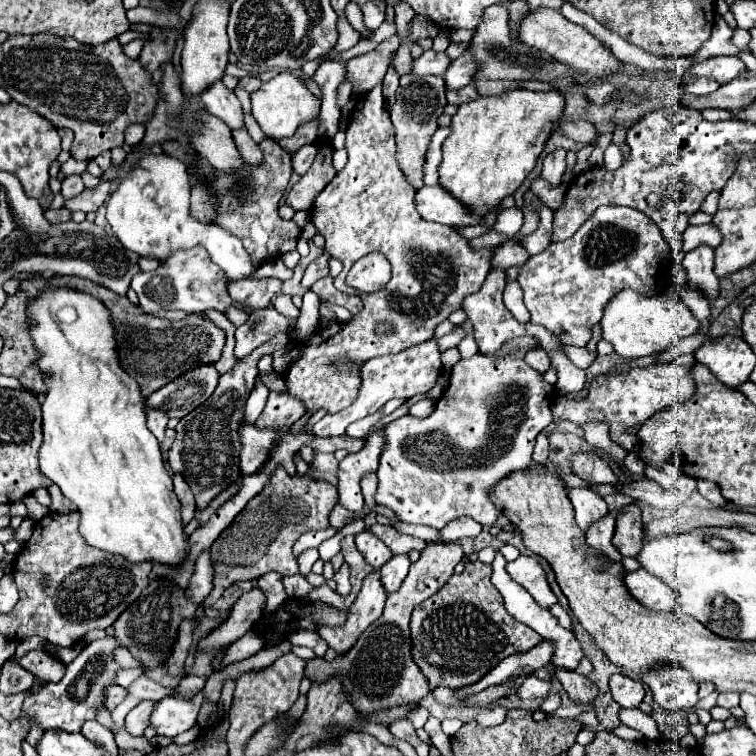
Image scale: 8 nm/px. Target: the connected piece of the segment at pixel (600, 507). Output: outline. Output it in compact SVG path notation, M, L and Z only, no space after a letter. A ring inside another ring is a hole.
M571 488L569 498L575 508L575 520L577 520L579 528L585 532L595 522L599 522L605 514L609 514L605 500L599 498L591 488Z

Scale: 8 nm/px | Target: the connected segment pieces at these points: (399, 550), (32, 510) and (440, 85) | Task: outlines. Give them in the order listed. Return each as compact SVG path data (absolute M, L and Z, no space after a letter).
M373 524L367 528L371 534L375 534L379 540L383 540L393 554L407 554L409 550L423 550L427 544L419 538L399 534L393 526L383 526L383 524Z
M33 494L23 496L23 498L21 498L21 502L27 506L27 516L29 516L29 518L33 518L35 522L39 522L39 520L49 512L49 508L41 506L41 504L35 500L35 496L33 496Z
M401 76L399 88L397 88L397 102L391 108L391 120L395 126L395 140L397 140L397 164L403 170L407 182L419 190L423 186L421 178L421 162L425 160L425 150L429 144L429 138L437 130L437 118L443 114L447 100L445 100L445 80L441 76Z

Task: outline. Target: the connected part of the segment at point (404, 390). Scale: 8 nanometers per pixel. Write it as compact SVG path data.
M431 338L429 342L417 344L401 354L391 354L391 356L381 356L381 358L371 358L369 362L361 364L361 390L359 390L359 398L353 402L353 406L349 410L341 410L337 414L325 414L315 426L313 426L313 434L317 436L343 436L345 428L359 420L365 418L373 412L377 412L377 408L381 404L385 404L391 398L411 398L415 394L423 394L429 392L437 378L441 376L443 364L441 364L441 352L437 350L437 340Z

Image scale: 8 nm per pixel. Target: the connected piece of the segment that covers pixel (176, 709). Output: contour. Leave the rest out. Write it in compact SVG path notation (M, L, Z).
M199 694L195 700L181 700L167 696L155 702L155 708L151 712L151 726L157 730L157 734L175 738L177 734L195 726L197 711L204 701L204 694Z

